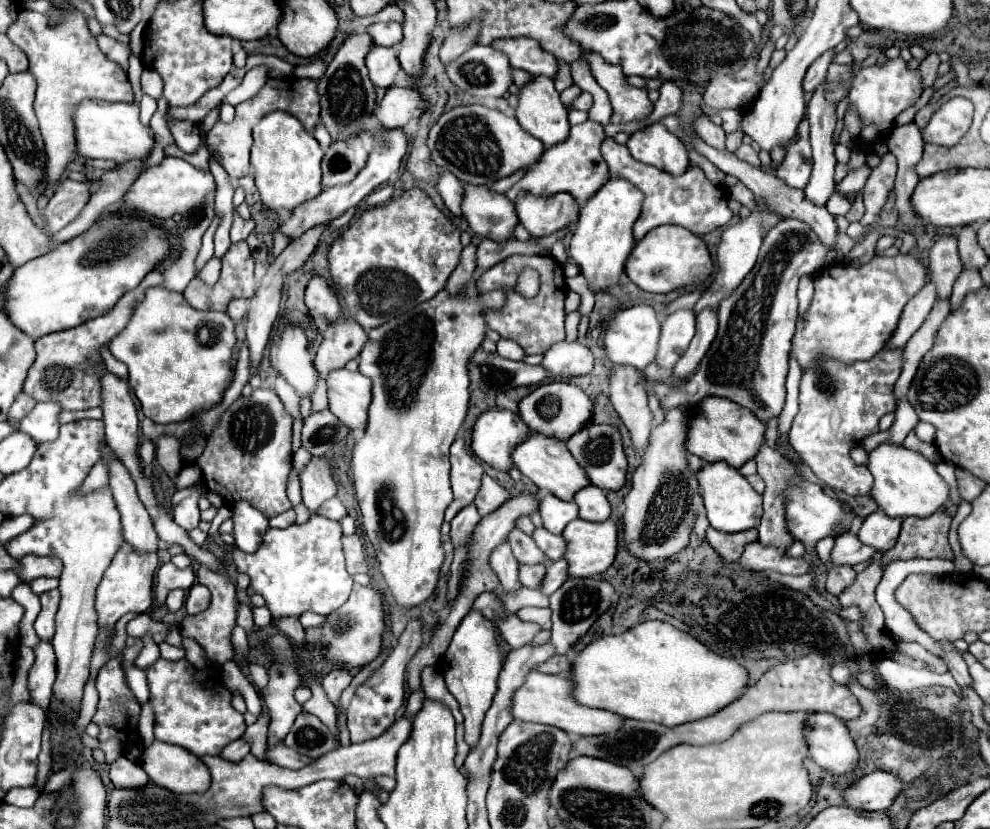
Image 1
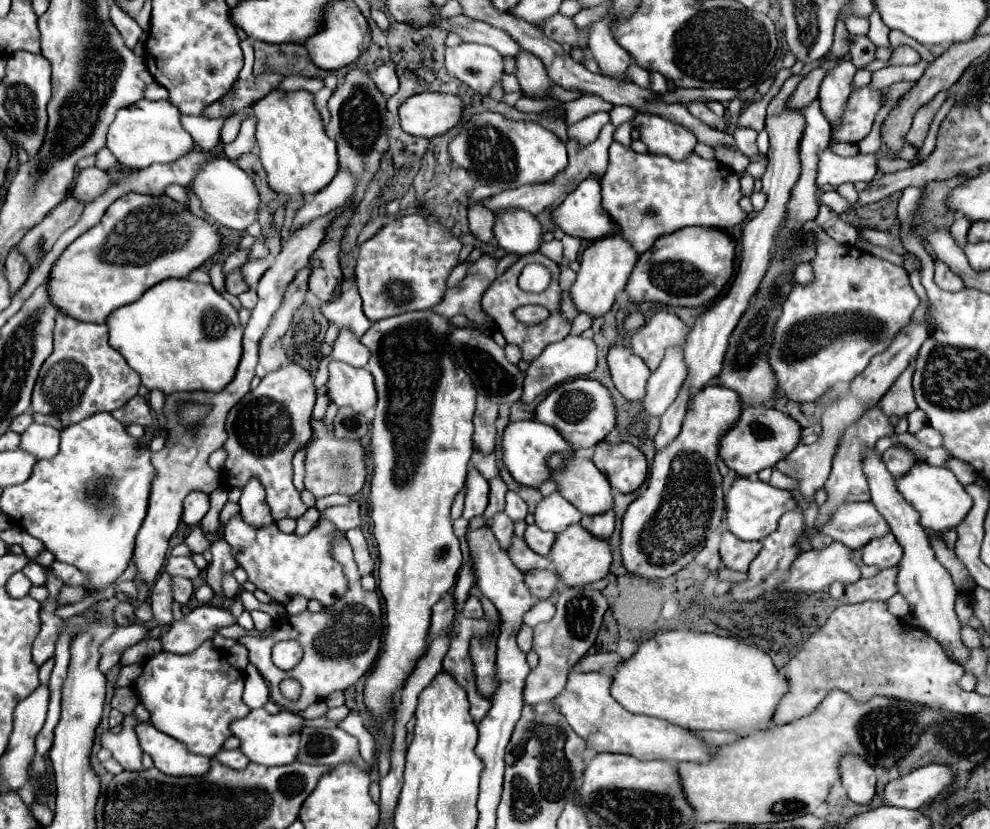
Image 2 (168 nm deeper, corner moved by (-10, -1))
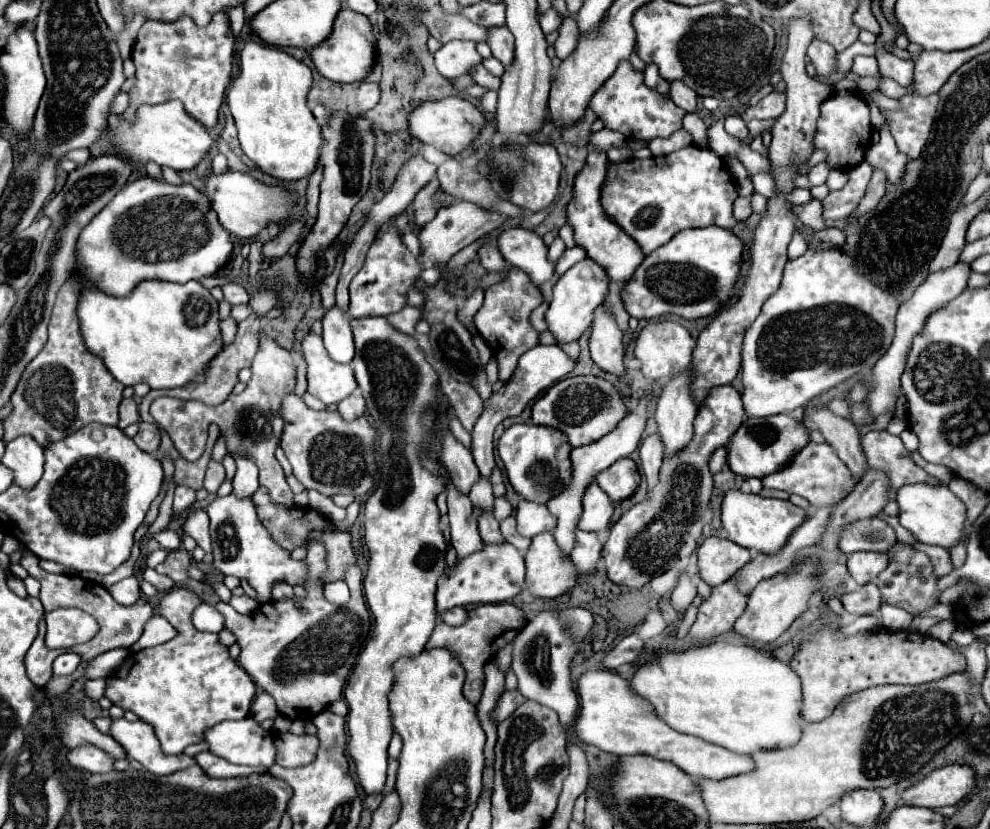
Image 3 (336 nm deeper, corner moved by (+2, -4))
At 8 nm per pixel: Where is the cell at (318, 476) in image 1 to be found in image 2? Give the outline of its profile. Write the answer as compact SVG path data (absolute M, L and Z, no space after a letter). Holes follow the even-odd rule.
M310 419L312 425L312 439L306 445L306 477L304 485L308 491L314 493L314 497L324 497L332 493L340 495L356 495L362 491L366 483L366 449L360 441L344 441L338 437L332 437L332 431L326 427L322 419Z

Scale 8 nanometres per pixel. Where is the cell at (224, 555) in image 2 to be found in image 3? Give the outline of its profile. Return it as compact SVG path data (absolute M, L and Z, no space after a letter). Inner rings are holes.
M192 510L192 514L184 524L184 532L192 536L204 552L212 552L210 534L208 534L208 514L204 510Z

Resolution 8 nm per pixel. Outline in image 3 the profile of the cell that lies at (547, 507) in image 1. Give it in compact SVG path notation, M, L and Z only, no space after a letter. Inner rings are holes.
M520 500L516 520L518 520L518 532L528 538L556 528L556 518L548 512L548 508L544 504L536 504L530 500Z

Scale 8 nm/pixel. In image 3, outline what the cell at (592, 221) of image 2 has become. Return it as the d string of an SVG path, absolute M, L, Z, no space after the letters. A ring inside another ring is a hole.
M592 150L586 158L584 168L576 174L574 178L574 190L572 190L572 200L568 202L568 224L574 230L574 240L580 248L586 250L588 258L592 258L594 262L598 262L600 266L606 268L608 276L610 276L610 292L604 300L604 306L608 308L608 312L616 318L616 324L620 330L628 328L628 312L622 306L620 300L620 290L624 288L626 280L634 274L634 270L640 266L640 262L644 260L644 254L640 252L638 244L626 236L626 232L612 222L606 212L600 208L600 188L606 176L606 164L608 164L608 156L602 150Z

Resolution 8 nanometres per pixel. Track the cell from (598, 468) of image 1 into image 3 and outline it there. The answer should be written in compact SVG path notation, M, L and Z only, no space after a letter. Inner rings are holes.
M620 458L604 472L598 472L596 482L610 496L612 502L620 502L634 494L634 490L640 484L640 474L634 460Z

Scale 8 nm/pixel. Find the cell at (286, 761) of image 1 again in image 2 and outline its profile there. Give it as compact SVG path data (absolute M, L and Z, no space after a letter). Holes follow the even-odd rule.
M252 709L246 717L236 719L230 729L232 735L240 739L240 751L258 765L290 765L296 761L298 753L298 727L304 719L282 709L278 715L270 715L266 709Z

